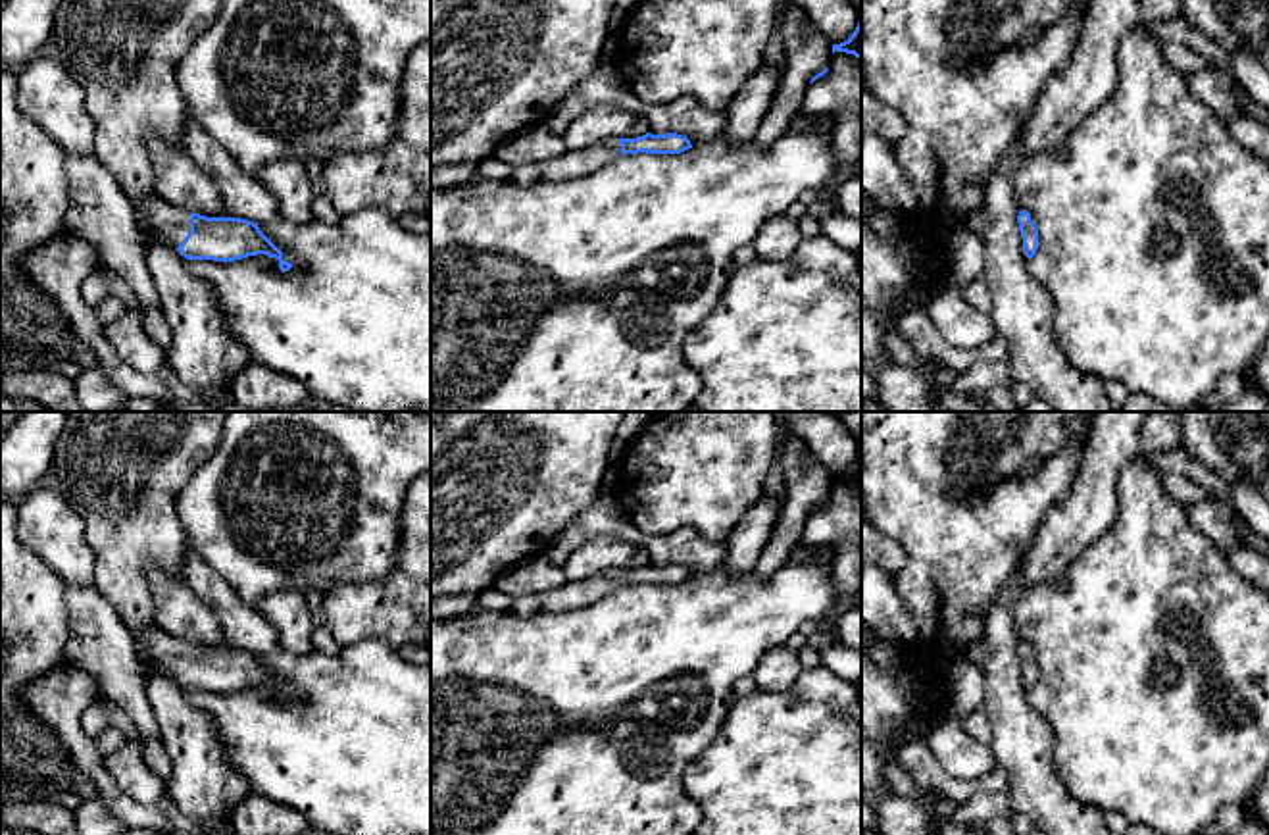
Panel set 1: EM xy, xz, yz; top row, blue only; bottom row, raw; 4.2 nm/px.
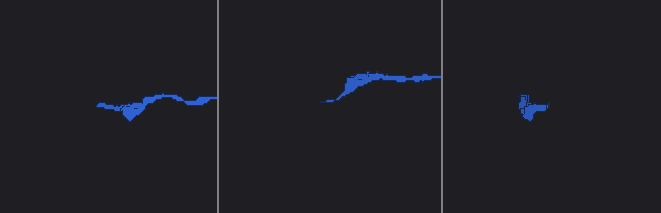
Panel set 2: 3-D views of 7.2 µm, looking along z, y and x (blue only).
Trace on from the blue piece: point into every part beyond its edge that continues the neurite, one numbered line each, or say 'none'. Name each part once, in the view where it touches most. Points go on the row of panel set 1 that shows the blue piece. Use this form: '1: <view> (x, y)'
1: xy (170, 222)

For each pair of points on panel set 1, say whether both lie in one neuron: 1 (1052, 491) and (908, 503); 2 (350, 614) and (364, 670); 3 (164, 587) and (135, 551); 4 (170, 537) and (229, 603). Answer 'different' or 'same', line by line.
1: same
2: different
3: different
4: different

